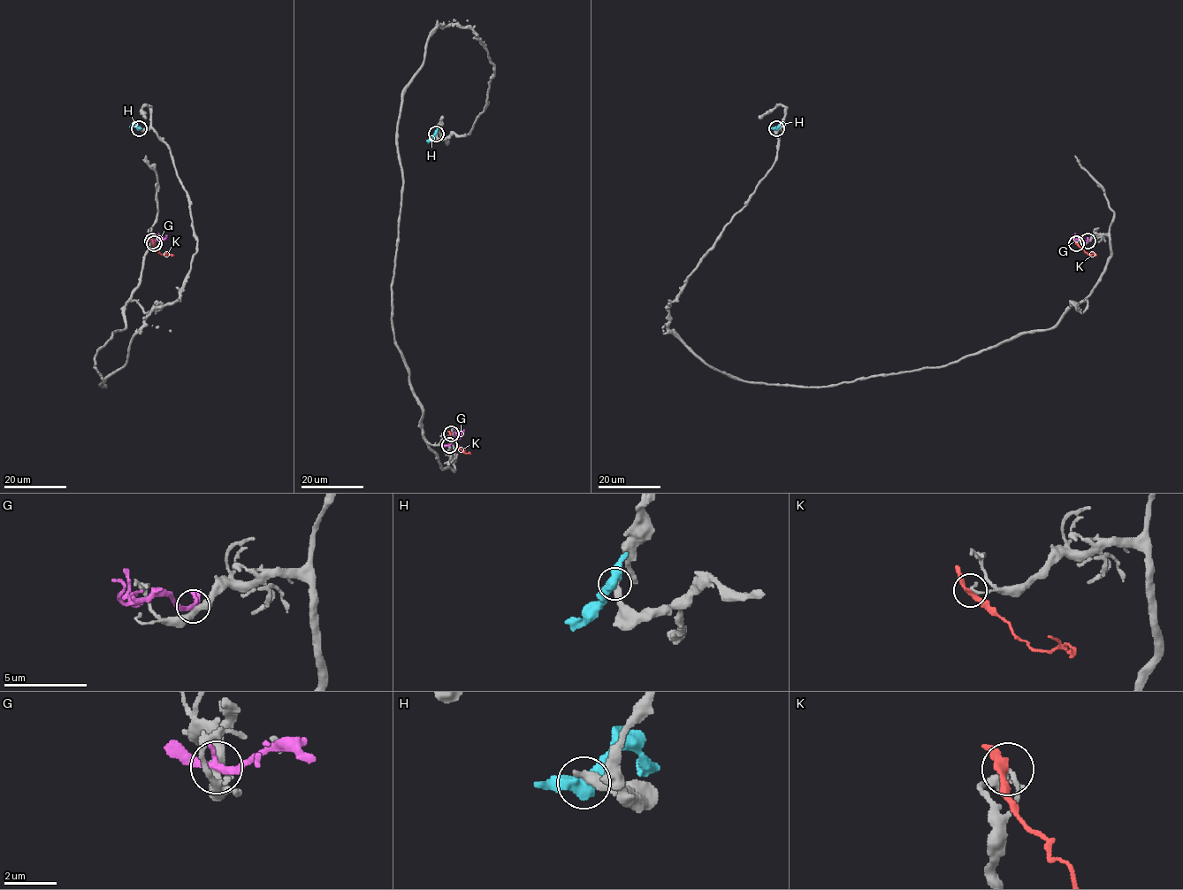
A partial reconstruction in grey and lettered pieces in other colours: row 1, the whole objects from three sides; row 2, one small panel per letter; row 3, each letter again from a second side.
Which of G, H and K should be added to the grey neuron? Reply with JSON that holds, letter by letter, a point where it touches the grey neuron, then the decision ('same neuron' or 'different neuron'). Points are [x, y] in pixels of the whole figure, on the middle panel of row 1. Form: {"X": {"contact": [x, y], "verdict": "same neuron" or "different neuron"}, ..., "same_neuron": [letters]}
{"G": {"contact": [449, 445], "verdict": "different neuron"}, "H": {"contact": [436, 134], "verdict": "different neuron"}, "K": {"contact": [451, 433], "verdict": "different neuron"}, "same_neuron": []}

